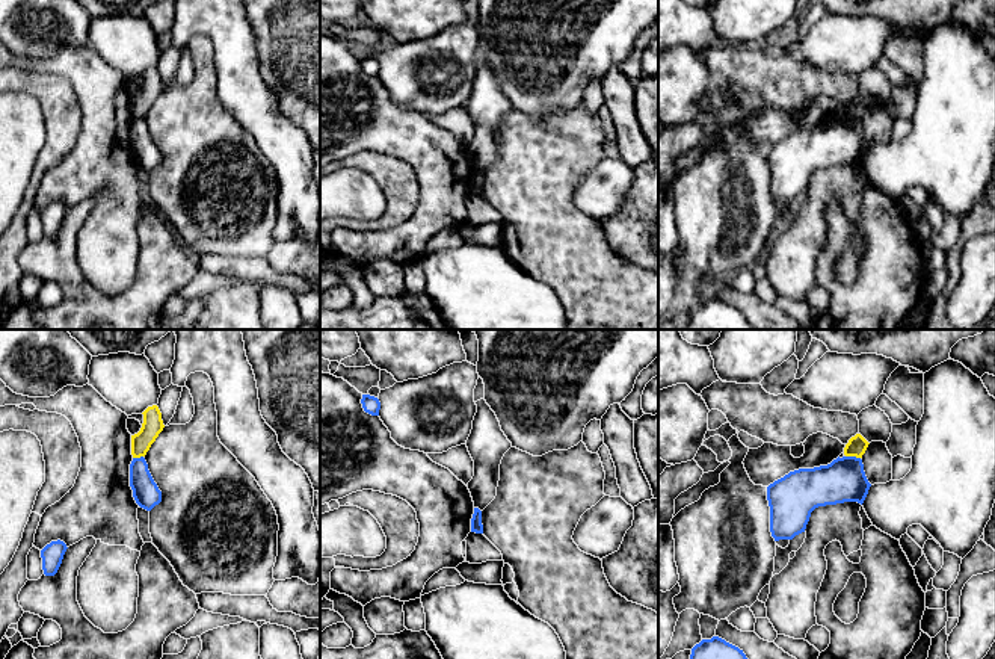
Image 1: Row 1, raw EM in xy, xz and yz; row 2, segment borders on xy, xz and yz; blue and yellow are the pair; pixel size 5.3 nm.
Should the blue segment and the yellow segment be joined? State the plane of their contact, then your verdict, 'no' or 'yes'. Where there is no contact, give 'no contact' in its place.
meets blue in yz; no

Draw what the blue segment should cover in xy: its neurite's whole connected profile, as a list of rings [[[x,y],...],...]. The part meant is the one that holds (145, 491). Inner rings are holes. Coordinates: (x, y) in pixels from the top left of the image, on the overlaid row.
[[[143,456],[133,458],[130,464],[130,487],[136,503],[146,511],[162,502],[162,491],[154,482]]]

